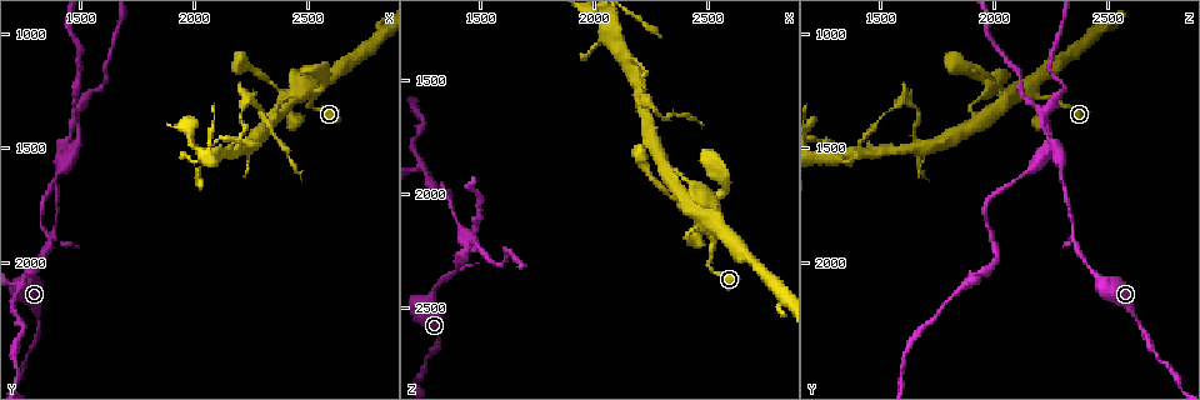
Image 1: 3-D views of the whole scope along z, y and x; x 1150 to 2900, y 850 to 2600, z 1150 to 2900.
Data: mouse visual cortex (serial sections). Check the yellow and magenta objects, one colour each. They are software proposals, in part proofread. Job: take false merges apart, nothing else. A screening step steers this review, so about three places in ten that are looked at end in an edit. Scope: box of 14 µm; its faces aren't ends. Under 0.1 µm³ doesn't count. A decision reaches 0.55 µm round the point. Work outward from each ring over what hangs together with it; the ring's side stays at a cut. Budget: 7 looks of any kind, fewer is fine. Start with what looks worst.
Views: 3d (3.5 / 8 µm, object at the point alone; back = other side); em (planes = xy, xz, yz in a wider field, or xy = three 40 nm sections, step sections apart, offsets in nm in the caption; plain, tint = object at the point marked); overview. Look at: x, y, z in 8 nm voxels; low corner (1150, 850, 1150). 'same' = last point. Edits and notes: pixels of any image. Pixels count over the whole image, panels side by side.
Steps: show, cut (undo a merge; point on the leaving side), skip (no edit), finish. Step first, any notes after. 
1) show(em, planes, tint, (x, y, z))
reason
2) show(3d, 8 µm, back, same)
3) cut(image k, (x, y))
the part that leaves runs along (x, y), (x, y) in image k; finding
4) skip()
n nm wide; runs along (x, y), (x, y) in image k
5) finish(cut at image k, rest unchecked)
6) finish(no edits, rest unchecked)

show(3d, 3.5 µm, (1410, 1490, 2270))
three arms meet

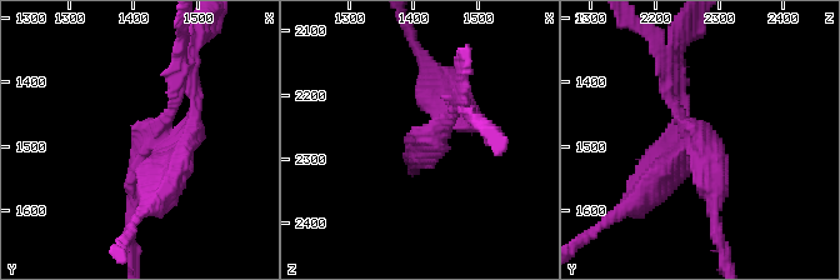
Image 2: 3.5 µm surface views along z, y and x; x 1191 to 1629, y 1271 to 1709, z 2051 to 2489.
show(em, xy, step 2, tint, (1420, 1495, 2270))
need the tissue

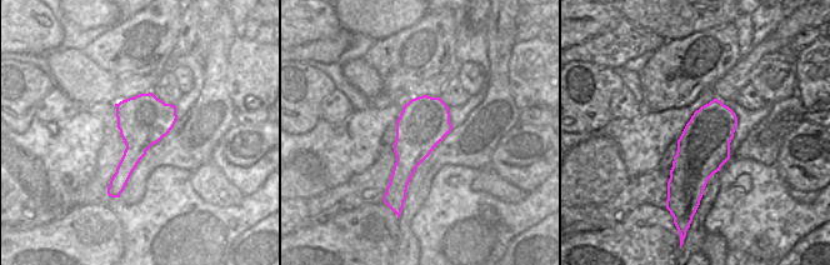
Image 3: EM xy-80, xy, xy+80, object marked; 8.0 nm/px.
cut(image 2, (188, 170))
420 nm wide; the part that leaves runs along (159, 150), (168, 174), (133, 224) in image 2; a second cell is stuck on

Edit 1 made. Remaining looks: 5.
show(3d, 3.5 µm, (2490, 1250, 2100))
four or more arms meet

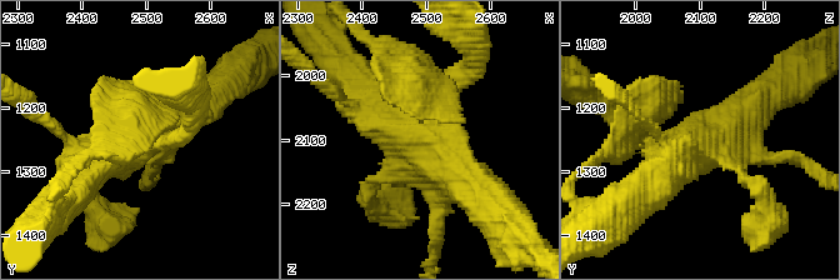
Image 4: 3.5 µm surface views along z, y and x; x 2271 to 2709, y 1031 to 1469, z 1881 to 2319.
show(em, xy, step 3, tint, (2490, 1255, 2110))

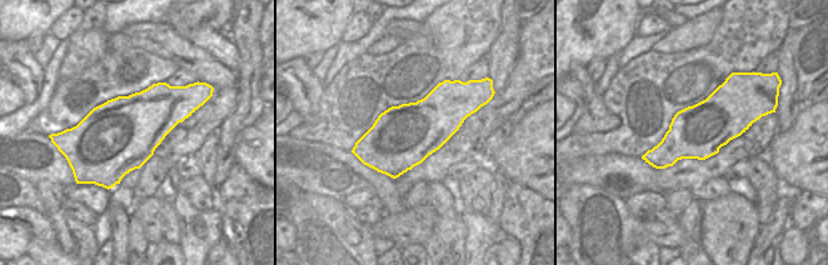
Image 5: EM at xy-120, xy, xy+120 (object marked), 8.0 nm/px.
skip()
runs along (443, 193), (443, 173), (355, 84) in image 4; continuous, no second cell

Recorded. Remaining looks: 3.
show(overview)

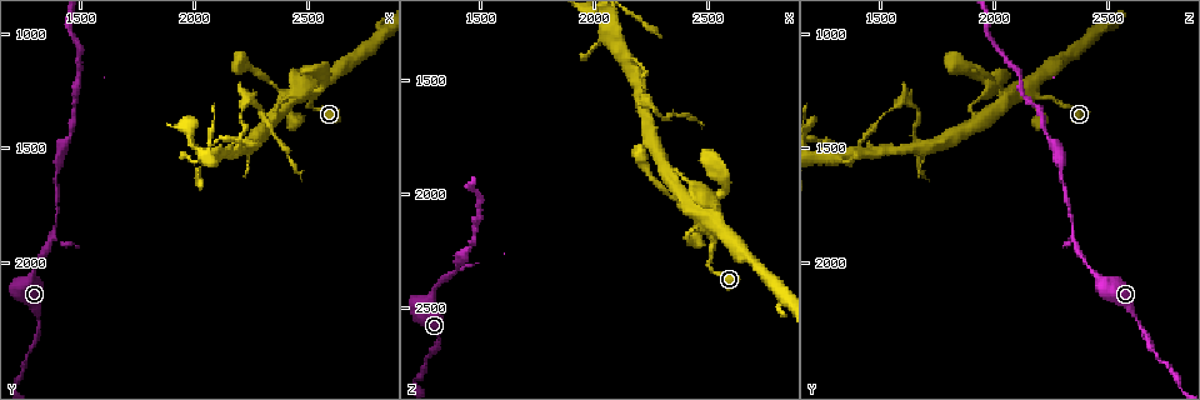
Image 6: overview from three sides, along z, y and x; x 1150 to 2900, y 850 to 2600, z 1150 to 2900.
show(3d, 8 µm, (2160, 1520, 1420))
a fork

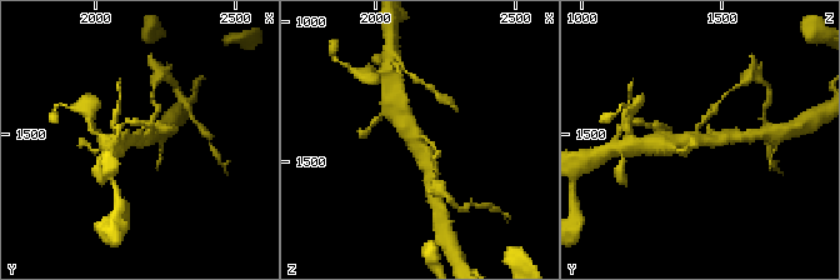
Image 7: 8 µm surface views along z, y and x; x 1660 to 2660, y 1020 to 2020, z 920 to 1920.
show(em, xy, step 3, tint, (2150, 1500, 1420))
3 arms; arms of 150, 350, 450 nm

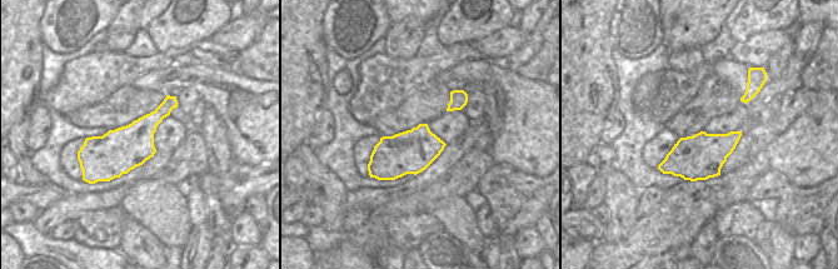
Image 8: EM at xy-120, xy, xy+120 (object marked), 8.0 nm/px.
cut(image 7, (714, 108))
border along (155, 110), (163, 118) in image 8; a second cell is stuck on

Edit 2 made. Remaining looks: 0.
finish(cut at image 2, cut at image 7, rest unchecked)

